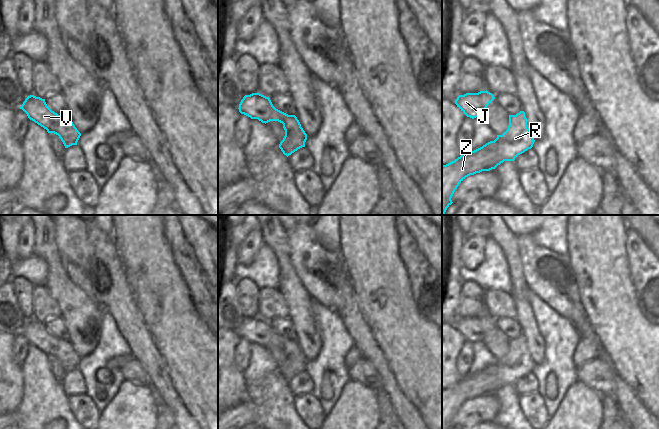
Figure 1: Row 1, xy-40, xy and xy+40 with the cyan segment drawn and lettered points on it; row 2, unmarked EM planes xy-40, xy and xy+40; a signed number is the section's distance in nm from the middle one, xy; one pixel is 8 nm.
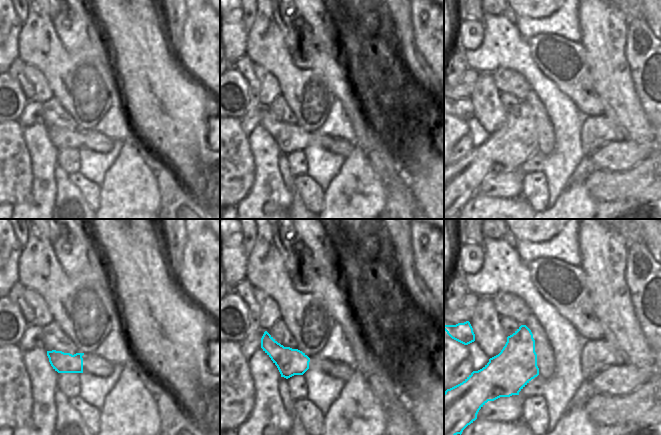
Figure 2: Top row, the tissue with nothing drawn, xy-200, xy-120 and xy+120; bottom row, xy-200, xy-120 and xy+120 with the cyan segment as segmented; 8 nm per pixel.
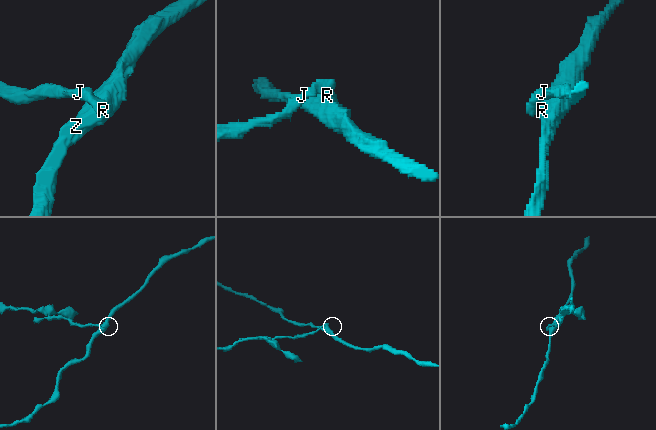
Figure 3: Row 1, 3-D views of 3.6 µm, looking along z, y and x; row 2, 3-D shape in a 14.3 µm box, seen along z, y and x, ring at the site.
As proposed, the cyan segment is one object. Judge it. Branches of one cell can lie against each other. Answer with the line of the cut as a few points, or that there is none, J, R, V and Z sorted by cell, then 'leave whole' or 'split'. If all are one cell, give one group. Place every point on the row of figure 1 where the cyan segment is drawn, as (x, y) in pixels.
cut xy (300, 126), (297, 129), (285, 131); groups J V / R Z; split

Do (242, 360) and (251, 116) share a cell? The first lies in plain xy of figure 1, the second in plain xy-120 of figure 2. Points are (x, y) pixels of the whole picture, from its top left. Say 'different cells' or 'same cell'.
same cell

